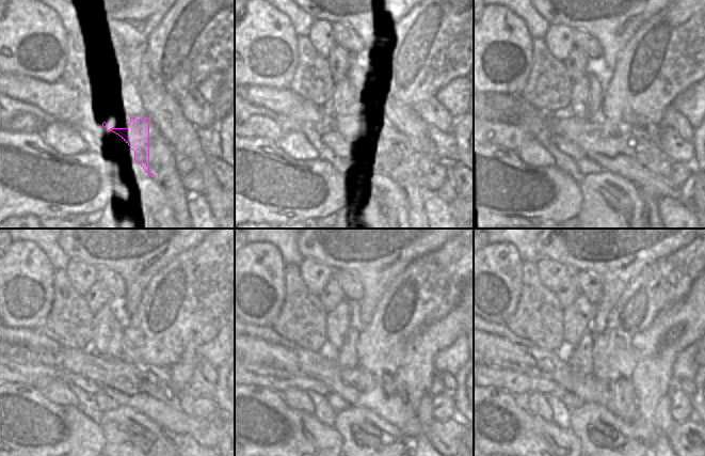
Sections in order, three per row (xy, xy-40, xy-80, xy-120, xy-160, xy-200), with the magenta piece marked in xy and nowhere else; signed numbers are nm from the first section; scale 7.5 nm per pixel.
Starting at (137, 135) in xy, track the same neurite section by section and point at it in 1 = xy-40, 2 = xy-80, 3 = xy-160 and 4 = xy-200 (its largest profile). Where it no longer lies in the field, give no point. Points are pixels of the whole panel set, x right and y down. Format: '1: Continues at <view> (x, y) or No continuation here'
1: Continues at xy-40 (375, 142)
2: Continues at xy-80 (627, 151)
3: Continues at xy-160 (384, 394)
4: Continues at xy-200 (619, 396).

